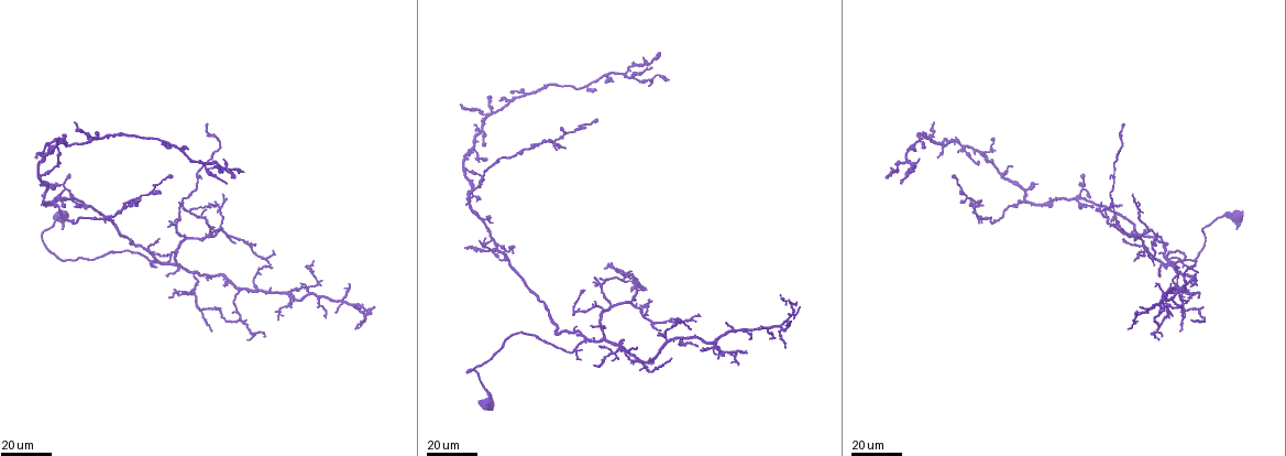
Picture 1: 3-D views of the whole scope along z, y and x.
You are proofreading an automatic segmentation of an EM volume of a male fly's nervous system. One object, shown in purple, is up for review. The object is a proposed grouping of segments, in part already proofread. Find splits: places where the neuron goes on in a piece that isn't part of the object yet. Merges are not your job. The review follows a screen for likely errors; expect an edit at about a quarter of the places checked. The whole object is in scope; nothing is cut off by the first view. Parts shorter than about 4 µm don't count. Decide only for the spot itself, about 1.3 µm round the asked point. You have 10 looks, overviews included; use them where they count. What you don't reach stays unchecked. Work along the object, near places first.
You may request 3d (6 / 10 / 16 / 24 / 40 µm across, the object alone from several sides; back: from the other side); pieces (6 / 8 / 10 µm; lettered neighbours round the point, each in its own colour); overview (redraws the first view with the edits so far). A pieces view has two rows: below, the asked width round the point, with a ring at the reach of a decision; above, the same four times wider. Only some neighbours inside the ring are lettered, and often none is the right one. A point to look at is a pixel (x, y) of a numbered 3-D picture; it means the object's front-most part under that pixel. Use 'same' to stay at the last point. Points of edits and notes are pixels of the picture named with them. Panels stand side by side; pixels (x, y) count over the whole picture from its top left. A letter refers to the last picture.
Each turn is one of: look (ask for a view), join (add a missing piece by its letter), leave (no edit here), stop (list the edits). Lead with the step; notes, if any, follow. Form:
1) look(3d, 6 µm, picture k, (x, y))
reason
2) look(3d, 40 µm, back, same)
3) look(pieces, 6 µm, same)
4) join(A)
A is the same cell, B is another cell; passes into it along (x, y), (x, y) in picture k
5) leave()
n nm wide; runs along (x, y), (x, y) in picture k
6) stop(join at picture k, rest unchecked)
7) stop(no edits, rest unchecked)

look(3d, 24 µm, picture 1, (956, 138))
branch stops here

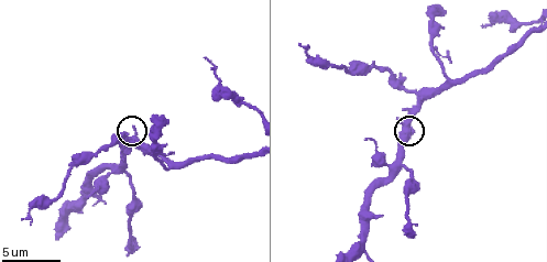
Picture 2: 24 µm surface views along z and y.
look(pieces, 6 µm, picture 2, (135, 126))
what lies round it

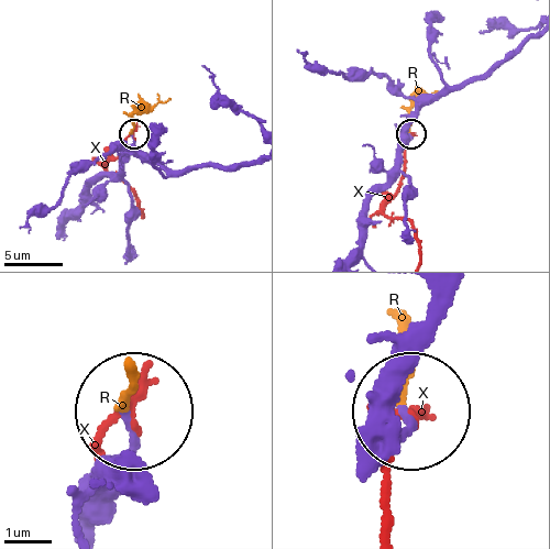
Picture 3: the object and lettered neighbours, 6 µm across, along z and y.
join(R)
140 nm wide; R is the same cell, X is another cell; the neuron continues

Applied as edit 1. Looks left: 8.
look(pieces, 8 µm, picture 2, (409, 237))
free end

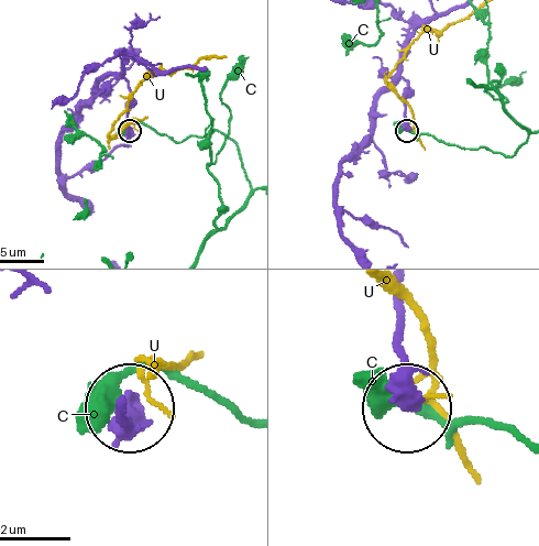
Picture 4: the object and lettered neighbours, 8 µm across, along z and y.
leave()
C and U are other cells; runs along (362, 140), (376, 100), (399, 78), (406, 82), (406, 131) in picture 4; no lettered piece goes on from it

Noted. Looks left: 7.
look(3d, 24 µm, picture 1, (1013, 165))
free end

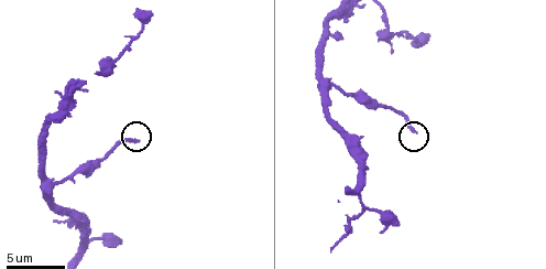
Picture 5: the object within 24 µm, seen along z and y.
look(pieces, 8 µm, picture 5, (413, 131))
what lies round it

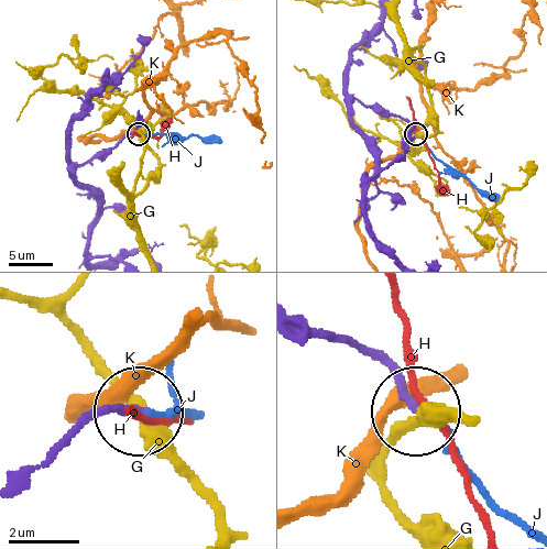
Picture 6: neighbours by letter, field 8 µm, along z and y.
leave()
220 nm wide; G, H, J and K are other cells; none of them fits

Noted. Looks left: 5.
look(overview)
redraw

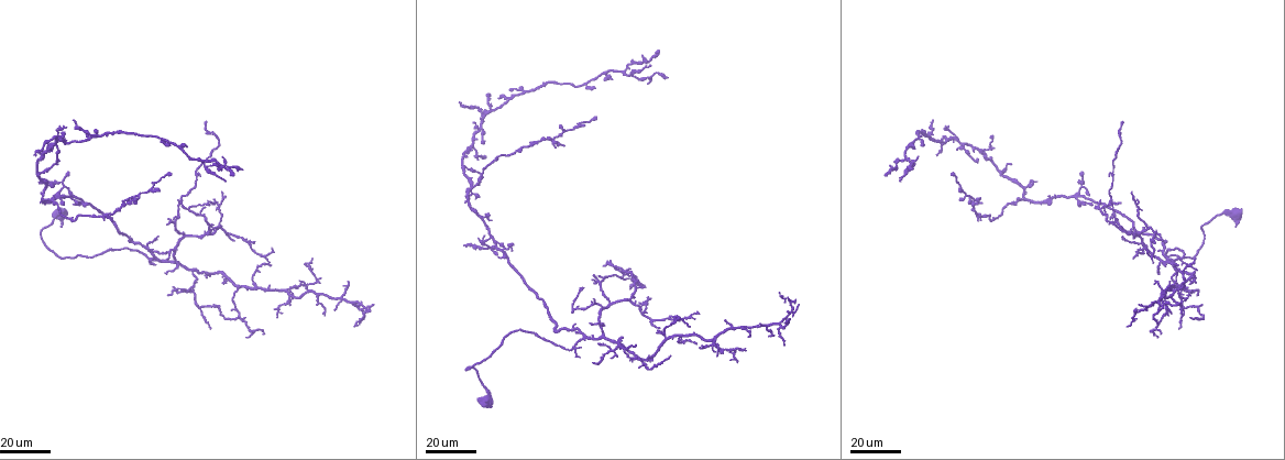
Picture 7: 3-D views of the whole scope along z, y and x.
look(3d, 24 µm, picture 7, (593, 274))
free end

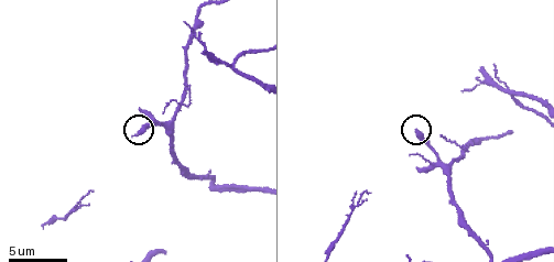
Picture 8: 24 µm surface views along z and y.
look(pieces, 10 µm, picture 8, (140, 131))

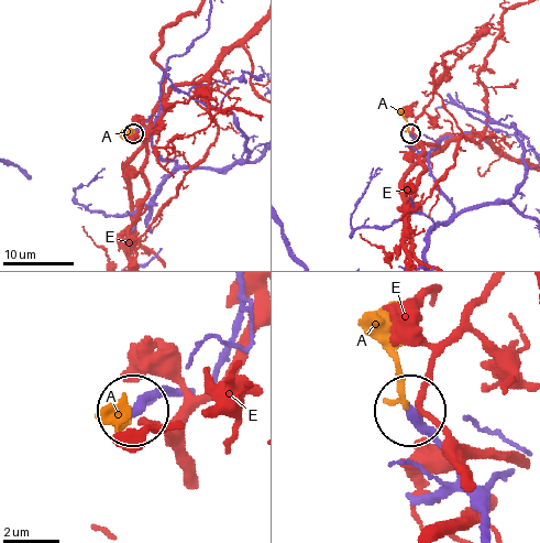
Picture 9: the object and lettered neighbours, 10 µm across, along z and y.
leave()
A and E are other cells; runs along (437, 227), (445, 221), (453, 206), (411, 133) in picture 9; none of them fits

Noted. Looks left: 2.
look(3d, 24 µm, picture 7, (169, 294))
long arm stops here

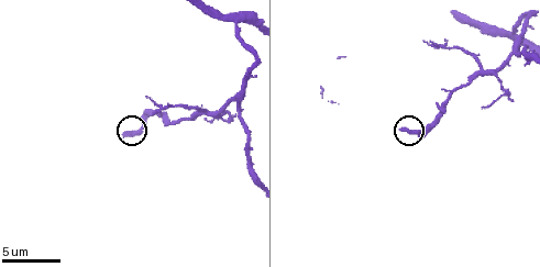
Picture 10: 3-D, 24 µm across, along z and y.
look(pieces, 6 µm, picture 10, (401, 127))
what lies round it

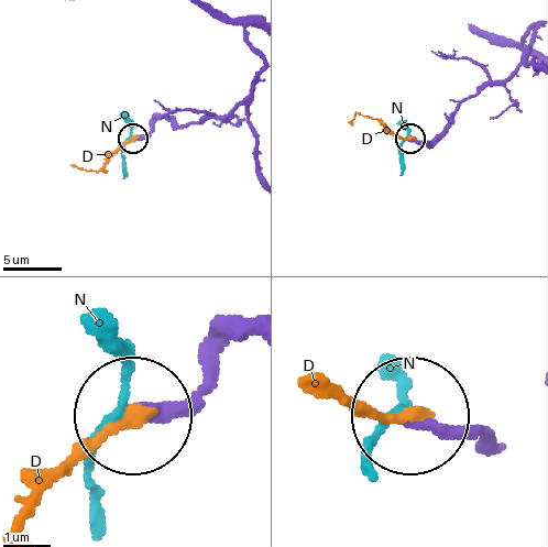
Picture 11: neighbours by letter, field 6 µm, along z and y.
join(D)
D is the same cell, N is another cell; passes into it along (249, 336), (178, 403), (107, 430), (12, 525) in picture 11; the neuron continues

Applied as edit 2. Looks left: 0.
stop(join at picture 3, join at picture 11, rest unchecked)

